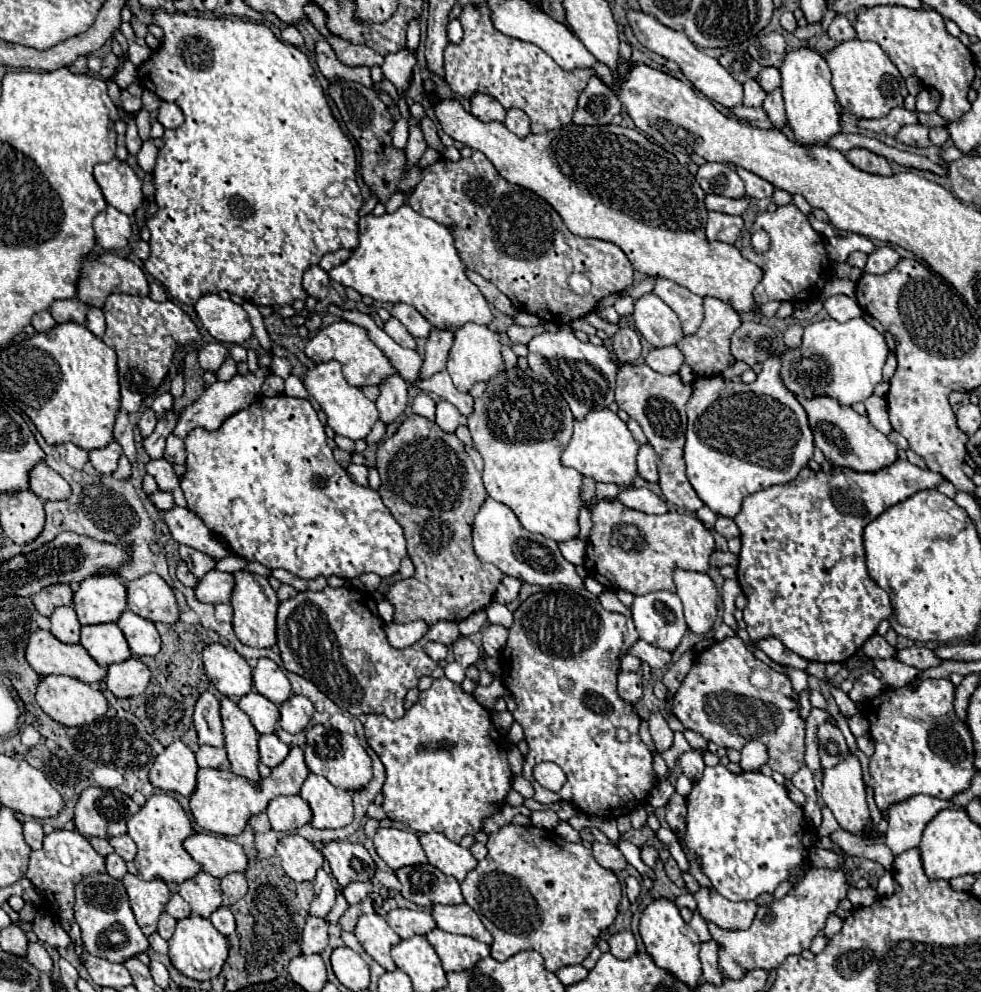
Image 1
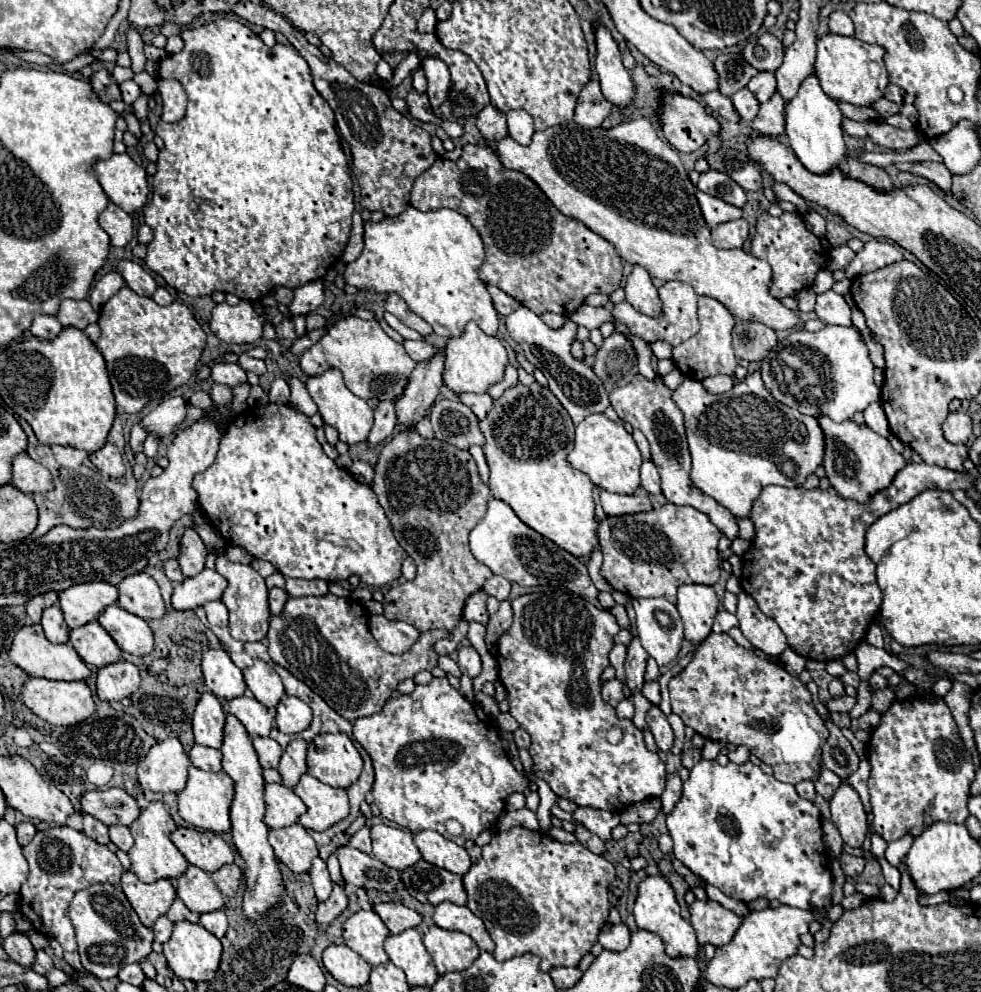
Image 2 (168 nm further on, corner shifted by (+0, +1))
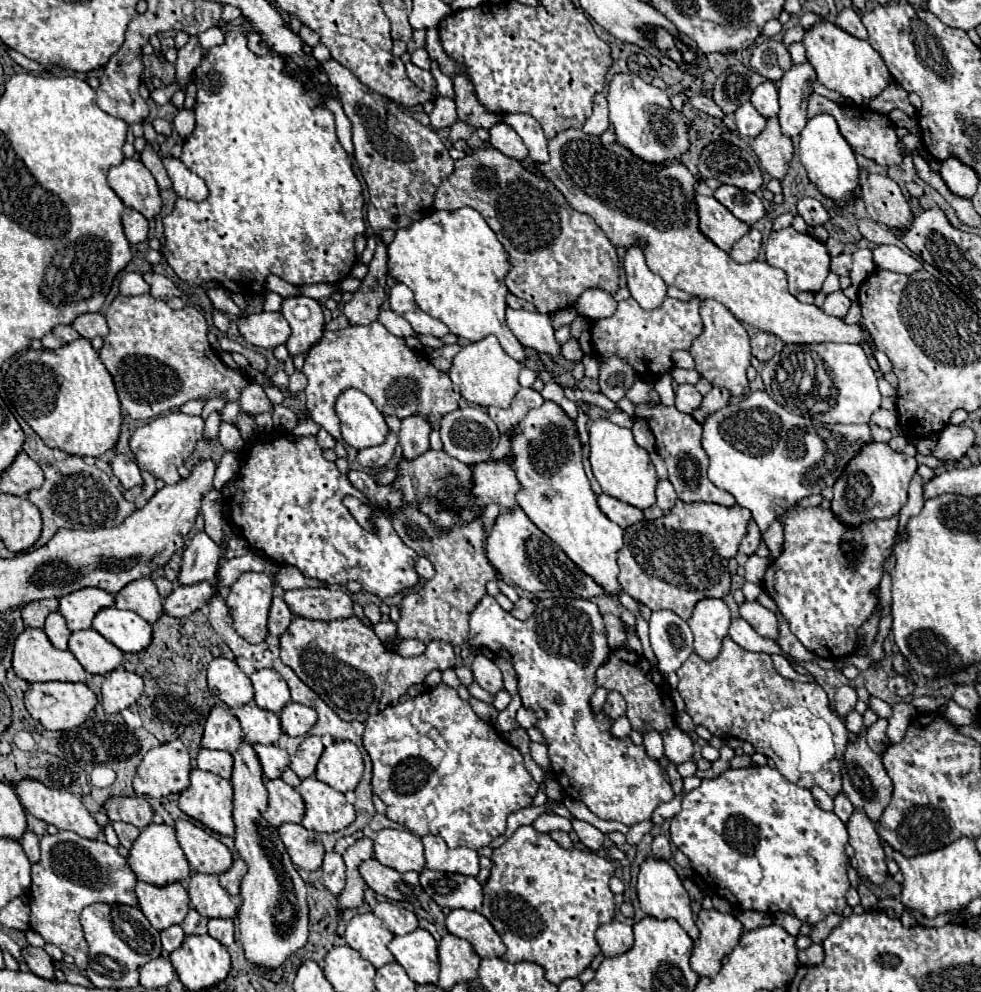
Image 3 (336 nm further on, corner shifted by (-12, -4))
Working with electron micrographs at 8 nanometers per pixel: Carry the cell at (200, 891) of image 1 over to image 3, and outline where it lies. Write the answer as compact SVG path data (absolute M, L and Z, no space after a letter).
M194 873L190 877L190 887L188 887L190 901L194 909L202 917L230 917L234 919L238 913L238 907L230 899L228 891L218 883L216 875L206 875L206 873Z

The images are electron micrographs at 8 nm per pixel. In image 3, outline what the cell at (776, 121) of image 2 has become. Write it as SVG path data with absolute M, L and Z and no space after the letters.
M778 117L768 119L766 129L756 139L752 139L752 149L766 173L770 173L774 179L782 179L786 175L794 145L792 139L782 133Z

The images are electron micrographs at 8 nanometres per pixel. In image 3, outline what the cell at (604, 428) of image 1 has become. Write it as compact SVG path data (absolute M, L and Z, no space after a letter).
M598 419L590 425L590 447L592 447L592 453L590 453L592 473L606 495L612 495L638 509L646 509L656 503L654 487L656 487L658 475L654 471L654 465L650 465L648 451L634 441L634 435L630 429L614 425L608 419Z

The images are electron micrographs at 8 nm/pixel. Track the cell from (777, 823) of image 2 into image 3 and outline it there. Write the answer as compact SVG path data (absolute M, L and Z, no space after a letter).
M750 765L744 769L728 769L722 775L714 777L714 779L702 779L702 785L696 787L694 791L690 791L688 795L684 795L682 799L682 809L680 813L672 819L670 823L670 839L674 841L674 845L690 859L690 867L704 879L708 881L708 885L726 901L730 901L732 905L738 905L740 909L754 909L754 911L762 911L762 913L776 913L776 911L784 911L790 913L794 917L798 917L800 921L808 921L808 923L820 923L822 919L826 919L830 913L838 913L842 915L842 909L846 907L846 891L850 889L850 881L846 875L846 865L848 865L848 857L844 853L844 845L848 843L848 833L846 833L846 825L840 821L840 817L832 811L822 811L812 793L804 787L798 787L790 781L786 781L776 769L764 765Z

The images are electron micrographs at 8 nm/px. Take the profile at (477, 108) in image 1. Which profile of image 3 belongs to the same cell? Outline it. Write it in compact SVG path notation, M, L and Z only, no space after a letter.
M496 123L490 129L490 143L492 143L494 149L502 151L508 157L514 157L514 159L520 159L520 161L528 157L528 149L522 143L520 135L506 123Z

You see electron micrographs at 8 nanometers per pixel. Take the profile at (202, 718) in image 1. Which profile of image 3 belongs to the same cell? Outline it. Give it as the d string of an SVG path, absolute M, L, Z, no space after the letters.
M214 707L204 725L202 747L236 753L240 741L242 741L240 721L236 721L228 707Z

